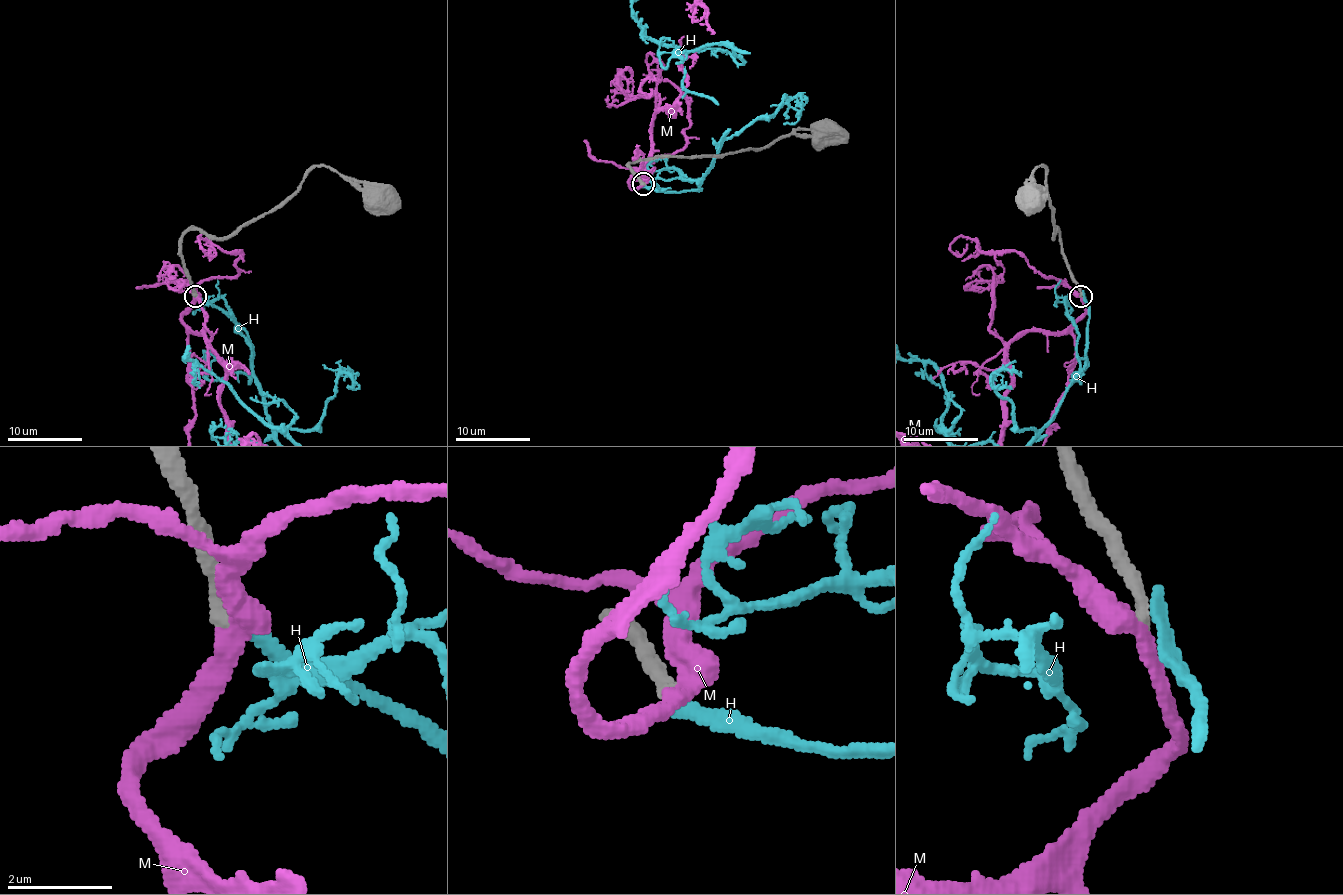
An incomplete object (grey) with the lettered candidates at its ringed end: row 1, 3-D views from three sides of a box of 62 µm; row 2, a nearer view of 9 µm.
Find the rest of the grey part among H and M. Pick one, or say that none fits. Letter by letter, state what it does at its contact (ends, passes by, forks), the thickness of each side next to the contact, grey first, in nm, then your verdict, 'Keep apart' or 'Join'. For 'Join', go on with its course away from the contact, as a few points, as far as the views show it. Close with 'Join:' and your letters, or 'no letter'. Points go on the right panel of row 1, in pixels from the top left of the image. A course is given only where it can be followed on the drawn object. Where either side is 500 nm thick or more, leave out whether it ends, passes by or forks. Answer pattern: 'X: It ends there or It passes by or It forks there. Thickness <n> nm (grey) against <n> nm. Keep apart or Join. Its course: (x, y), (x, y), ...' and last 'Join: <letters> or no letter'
H: It ends there. Thickness 340 nm (grey) against 240 nm. Keep apart
M: It passes by. Thickness 320 nm (grey) against 440 nm. Join
Join: M

